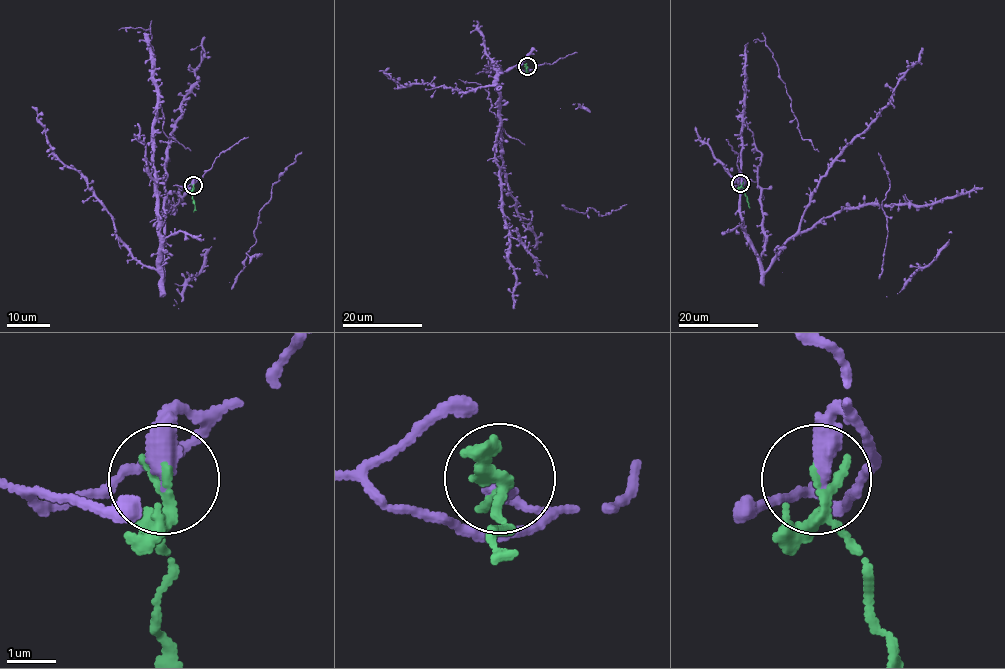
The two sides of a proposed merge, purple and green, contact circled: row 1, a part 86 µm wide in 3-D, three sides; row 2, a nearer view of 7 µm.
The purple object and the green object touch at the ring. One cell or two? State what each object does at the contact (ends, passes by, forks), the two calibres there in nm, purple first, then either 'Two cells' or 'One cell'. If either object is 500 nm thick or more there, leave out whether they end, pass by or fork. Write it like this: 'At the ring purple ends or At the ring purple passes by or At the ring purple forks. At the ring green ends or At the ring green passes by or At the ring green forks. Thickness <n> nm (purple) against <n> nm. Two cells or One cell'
At the ring purple ends. At the ring green forks. Thickness 460 nm (purple) against 130 nm. Two cells

